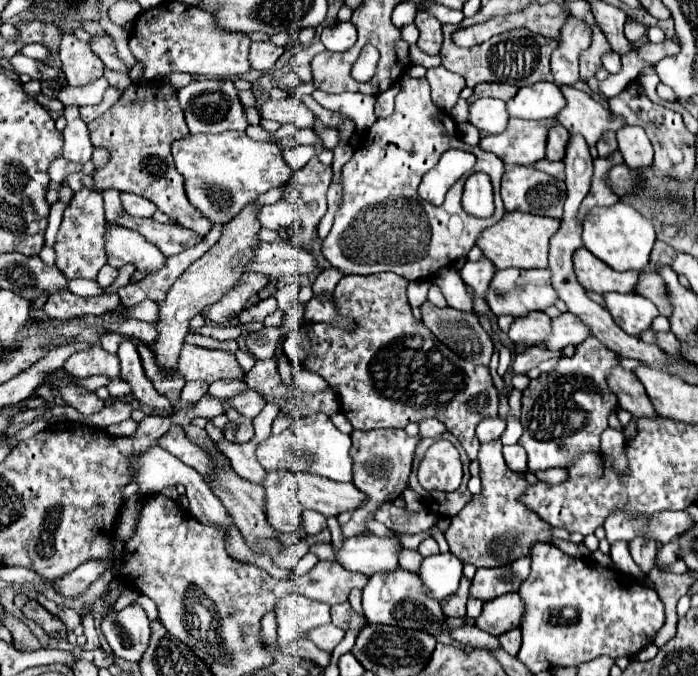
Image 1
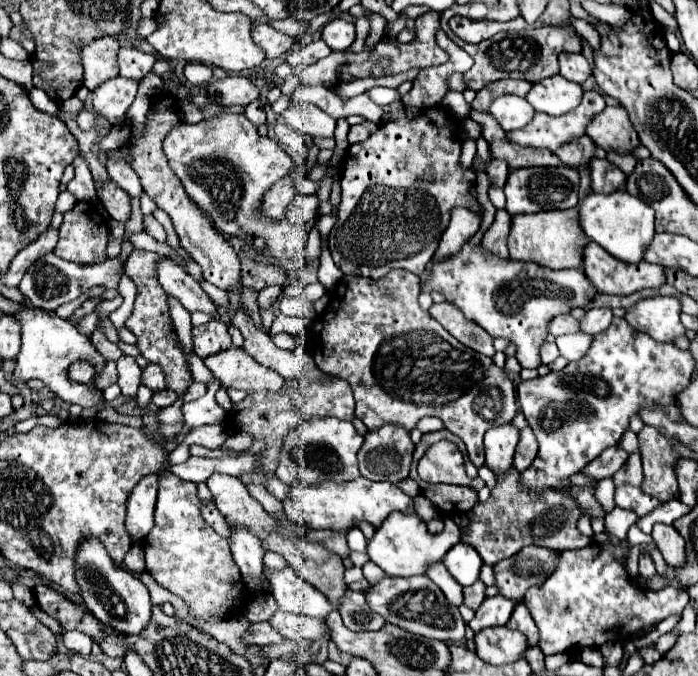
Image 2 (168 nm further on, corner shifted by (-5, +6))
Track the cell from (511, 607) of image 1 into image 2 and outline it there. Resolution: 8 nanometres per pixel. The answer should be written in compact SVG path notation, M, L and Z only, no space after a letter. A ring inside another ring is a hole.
M502 594L486 598L482 606L476 610L476 616L468 622L474 632L480 632L488 626L504 626L510 620L510 612L514 610L516 602L510 598L502 598Z

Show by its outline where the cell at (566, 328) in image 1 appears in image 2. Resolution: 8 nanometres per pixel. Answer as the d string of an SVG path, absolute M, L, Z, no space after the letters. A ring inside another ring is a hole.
M592 308L586 312L584 320L580 320L580 330L586 334L600 334L604 332L612 322L612 310L610 308Z

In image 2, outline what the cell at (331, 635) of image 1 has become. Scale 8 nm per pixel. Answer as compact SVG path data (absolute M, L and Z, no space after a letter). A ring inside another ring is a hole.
M276 612L268 620L284 638L290 640L320 640L324 634L328 634L328 626L324 620L310 618L310 616L298 616L298 614L286 614L286 612Z

